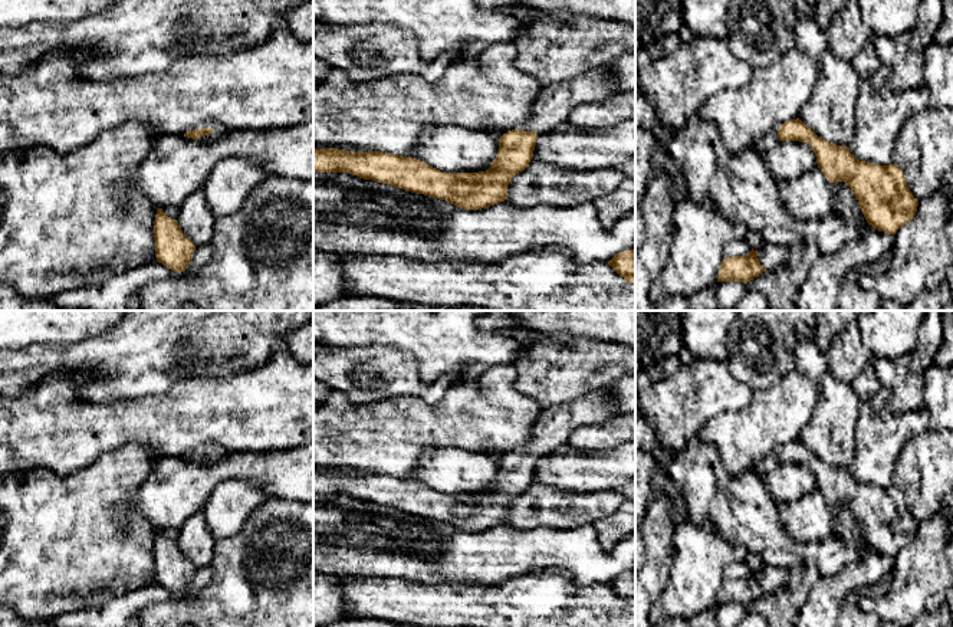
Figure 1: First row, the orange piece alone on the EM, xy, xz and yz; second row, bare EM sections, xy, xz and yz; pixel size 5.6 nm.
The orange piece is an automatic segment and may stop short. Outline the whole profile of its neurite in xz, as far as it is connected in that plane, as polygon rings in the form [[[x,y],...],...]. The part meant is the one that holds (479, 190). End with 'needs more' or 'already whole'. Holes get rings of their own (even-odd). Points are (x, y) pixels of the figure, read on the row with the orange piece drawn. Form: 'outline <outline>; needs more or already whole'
outline [[[604,66],[543,86],[532,105],[529,121],[520,129],[500,137],[499,152],[486,171],[451,174],[407,155],[313,148],[313,173],[348,173],[446,200],[464,210],[487,209],[506,200],[509,183],[529,165],[540,134],[568,121],[576,105],[598,102],[617,92],[618,83]]]; needs more

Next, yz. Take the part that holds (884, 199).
outline [[[799,118],[783,122],[753,147],[760,157],[778,141],[806,142],[815,152],[818,168],[829,183],[844,181],[858,200],[867,220],[878,232],[896,234],[910,223],[919,201],[907,187],[903,170],[896,164],[878,165],[857,160],[848,147],[818,137]]]; needs more

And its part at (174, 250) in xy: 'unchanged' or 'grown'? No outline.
unchanged

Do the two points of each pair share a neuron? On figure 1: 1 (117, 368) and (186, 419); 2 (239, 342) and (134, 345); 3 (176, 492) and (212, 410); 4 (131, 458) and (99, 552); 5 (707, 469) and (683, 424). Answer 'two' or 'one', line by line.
1: two
2: one
3: two
4: one
5: two

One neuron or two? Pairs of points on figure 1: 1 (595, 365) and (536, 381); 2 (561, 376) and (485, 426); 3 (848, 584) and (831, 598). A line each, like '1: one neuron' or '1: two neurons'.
1: one neuron
2: two neurons
3: one neuron

